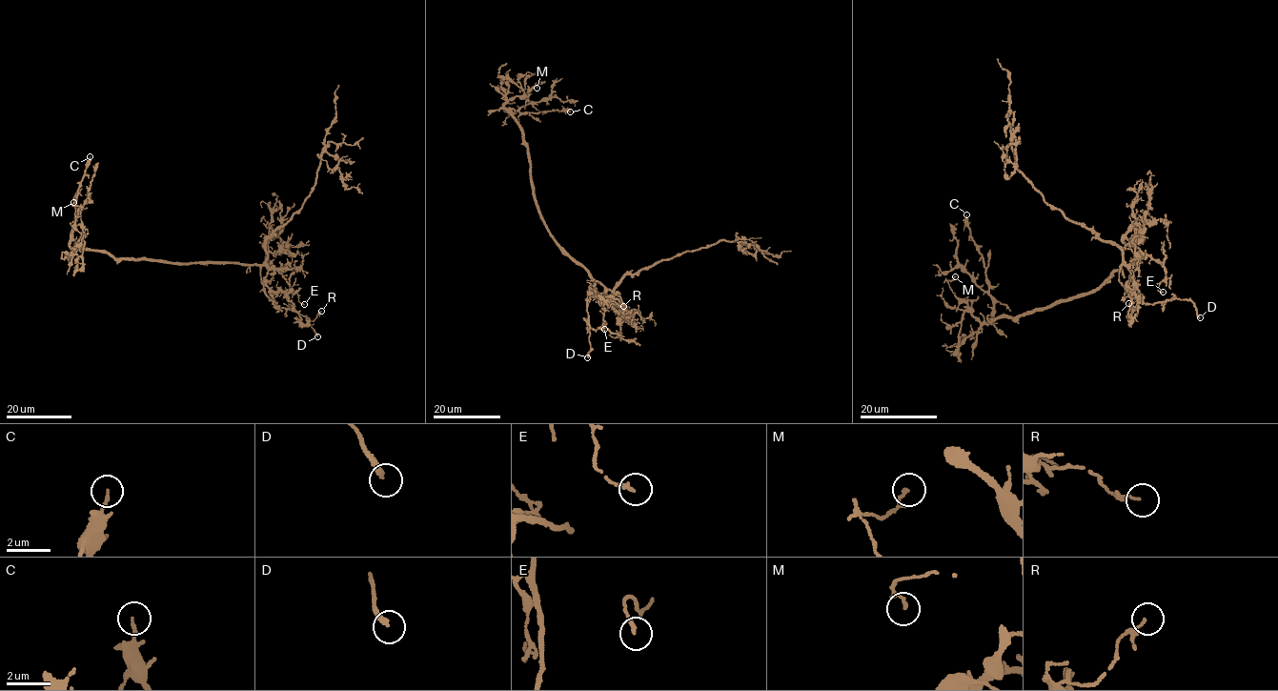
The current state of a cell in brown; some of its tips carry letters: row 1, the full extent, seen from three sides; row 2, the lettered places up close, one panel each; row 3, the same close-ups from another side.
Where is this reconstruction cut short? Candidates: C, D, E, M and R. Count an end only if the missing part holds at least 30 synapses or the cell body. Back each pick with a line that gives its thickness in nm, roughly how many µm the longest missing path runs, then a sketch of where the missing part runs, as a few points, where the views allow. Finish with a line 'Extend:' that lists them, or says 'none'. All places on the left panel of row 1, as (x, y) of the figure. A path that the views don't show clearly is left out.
D: 170 nm thick; about 60 µm are missing; missing branch runs (317, 336), (328, 364), (357, 389), (361, 402), (356, 411)
Extend: D

